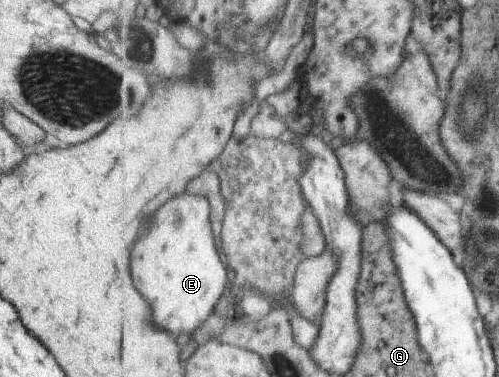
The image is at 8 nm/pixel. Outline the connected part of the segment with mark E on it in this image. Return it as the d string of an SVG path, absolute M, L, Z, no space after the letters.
M186 191L155 213L147 233L133 249L133 279L155 307L155 323L175 336L197 329L231 283L232 271L221 263L214 236L207 198Z

